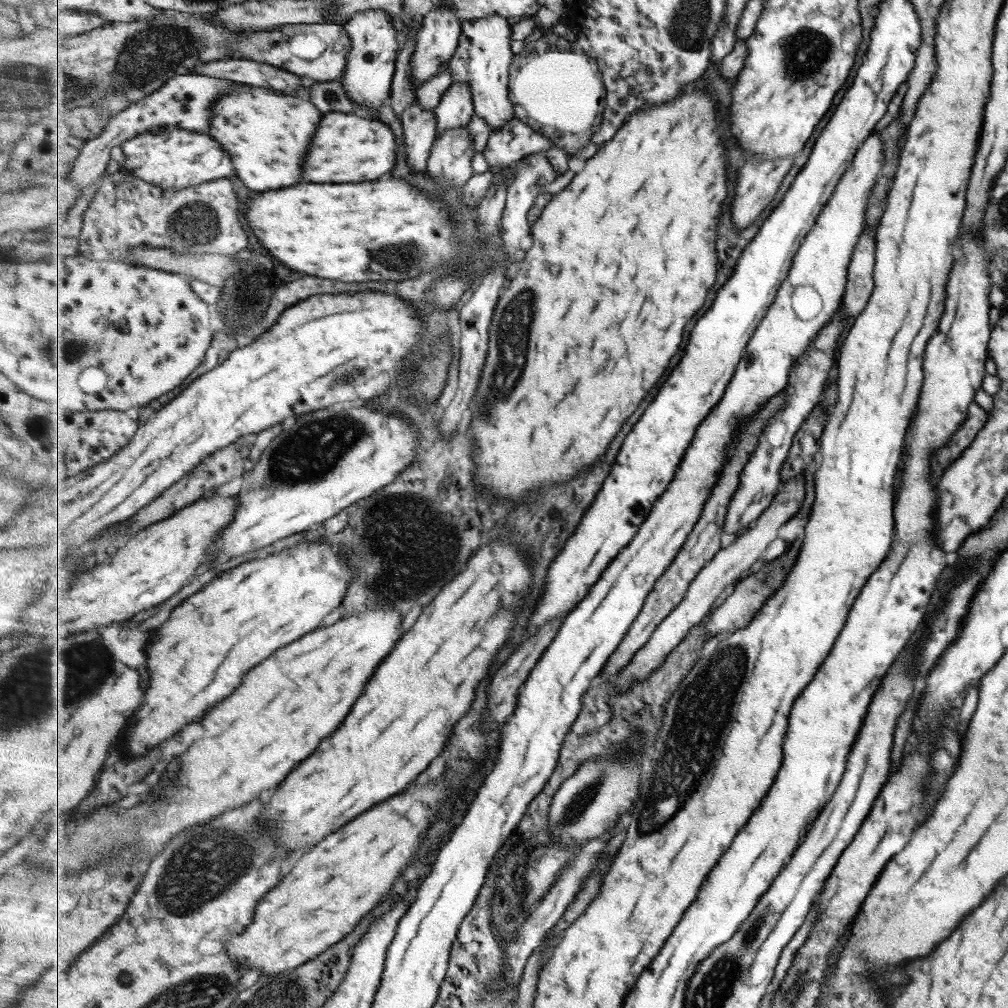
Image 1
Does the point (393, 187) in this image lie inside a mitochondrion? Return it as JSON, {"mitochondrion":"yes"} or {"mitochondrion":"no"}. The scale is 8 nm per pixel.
{"mitochondrion":"no"}

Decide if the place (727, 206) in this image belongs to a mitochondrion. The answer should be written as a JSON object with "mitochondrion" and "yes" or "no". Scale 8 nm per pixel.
{"mitochondrion":"no"}

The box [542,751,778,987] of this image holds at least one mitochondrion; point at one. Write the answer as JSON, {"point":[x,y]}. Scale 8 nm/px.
{"point":[573,812]}

